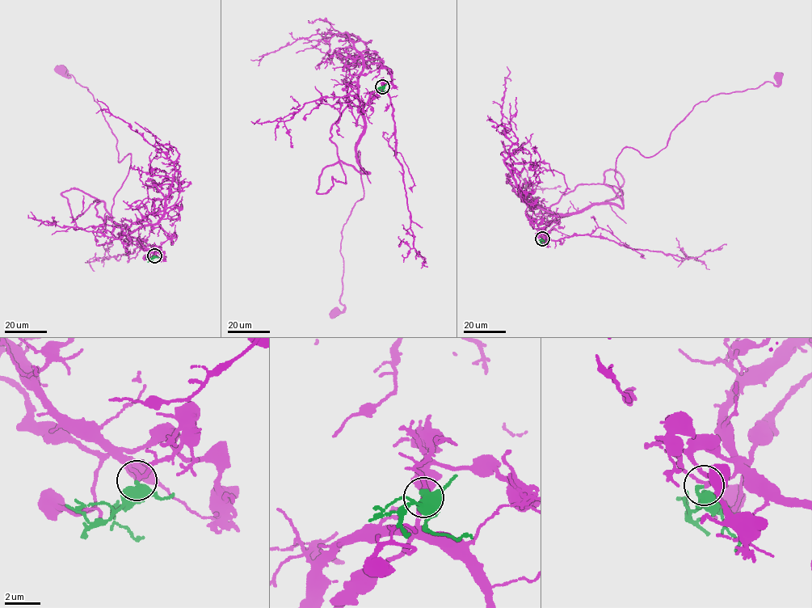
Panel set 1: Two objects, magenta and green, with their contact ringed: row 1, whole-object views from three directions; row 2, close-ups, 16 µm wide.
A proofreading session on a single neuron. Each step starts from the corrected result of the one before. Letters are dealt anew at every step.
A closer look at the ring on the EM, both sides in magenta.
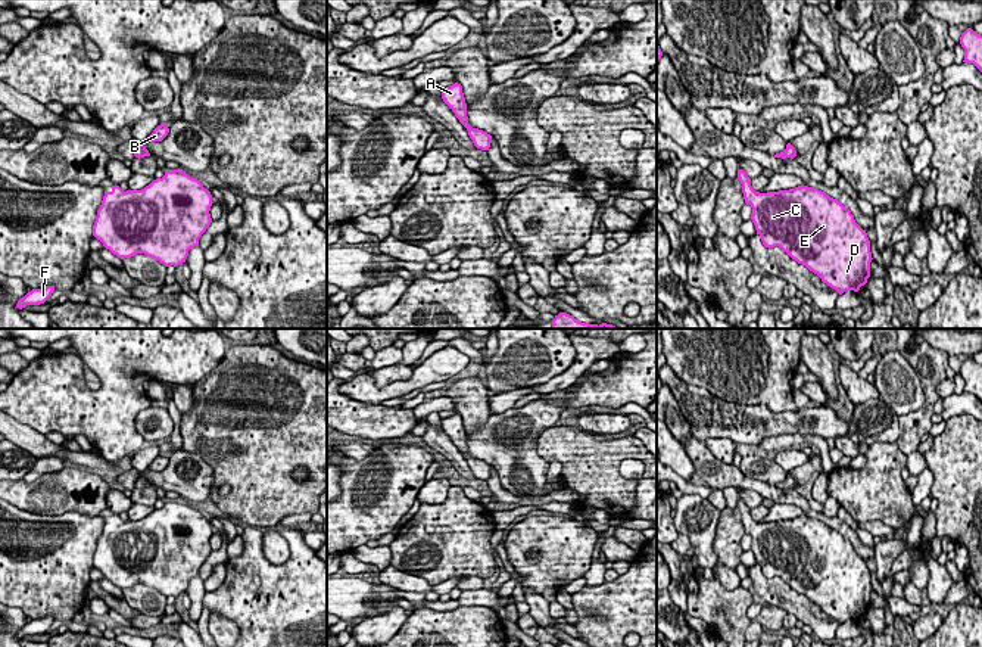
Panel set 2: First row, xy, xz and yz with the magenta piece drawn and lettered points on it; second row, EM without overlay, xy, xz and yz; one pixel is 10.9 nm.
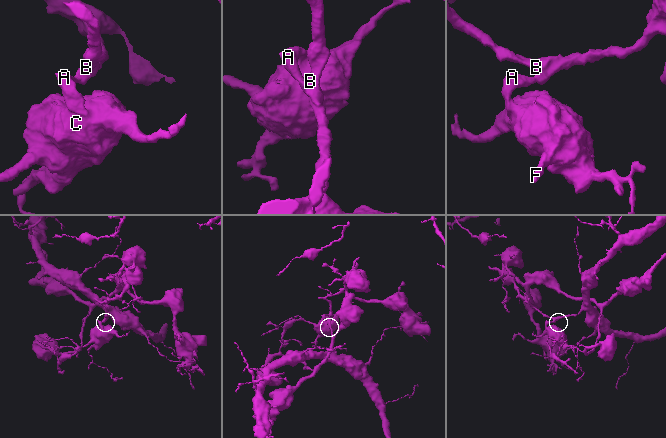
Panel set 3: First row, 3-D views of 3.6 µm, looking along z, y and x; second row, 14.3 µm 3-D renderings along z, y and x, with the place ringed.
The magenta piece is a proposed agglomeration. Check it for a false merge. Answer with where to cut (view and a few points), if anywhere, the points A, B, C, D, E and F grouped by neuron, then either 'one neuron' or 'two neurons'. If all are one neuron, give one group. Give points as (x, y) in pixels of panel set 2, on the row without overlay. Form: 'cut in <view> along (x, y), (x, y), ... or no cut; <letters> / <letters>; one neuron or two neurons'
no cut; A B C D E F; one neuron

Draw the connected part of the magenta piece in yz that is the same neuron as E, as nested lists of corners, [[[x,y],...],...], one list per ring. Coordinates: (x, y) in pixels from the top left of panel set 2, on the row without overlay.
[[[738,500],[745,534],[752,538],[751,550],[766,578],[779,576],[798,594],[817,604],[823,613],[839,625],[847,620],[858,622],[870,607],[870,570],[854,550],[854,545],[839,531],[819,519],[798,516],[789,520],[755,522],[751,508]]]

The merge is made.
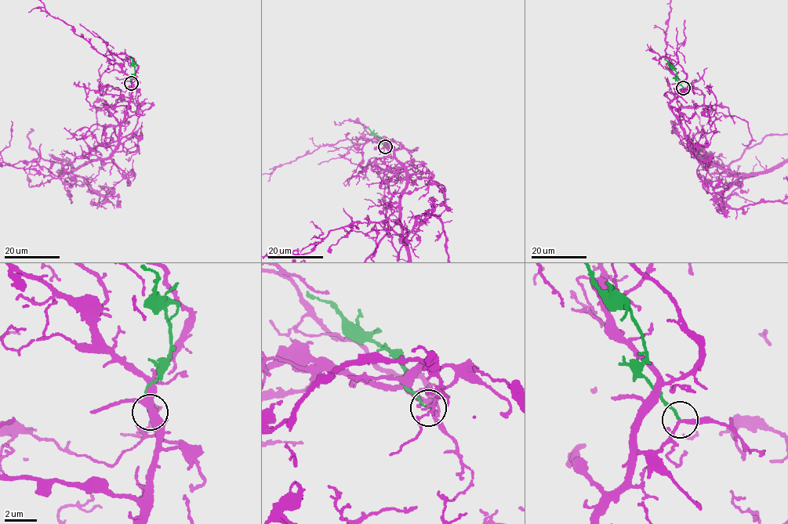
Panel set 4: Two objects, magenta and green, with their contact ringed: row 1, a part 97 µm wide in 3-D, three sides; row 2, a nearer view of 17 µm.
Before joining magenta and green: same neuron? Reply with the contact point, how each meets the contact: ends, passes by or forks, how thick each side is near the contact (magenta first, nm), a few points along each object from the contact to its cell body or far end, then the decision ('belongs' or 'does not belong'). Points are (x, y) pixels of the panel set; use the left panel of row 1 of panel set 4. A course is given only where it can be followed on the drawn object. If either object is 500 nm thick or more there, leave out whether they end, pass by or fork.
(131, 83) | magenta passes by | green ends | 200/150 nm | green via (131, 83), (135, 72), (130, 58) | does not belong

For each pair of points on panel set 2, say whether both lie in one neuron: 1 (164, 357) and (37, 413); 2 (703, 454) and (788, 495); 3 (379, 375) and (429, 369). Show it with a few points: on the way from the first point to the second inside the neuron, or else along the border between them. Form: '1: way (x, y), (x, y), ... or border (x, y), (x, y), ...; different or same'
1: way (130, 360), (94, 403), (71, 406); same
2: way (723, 475), (757, 485), (766, 491); same
3: border (414, 370), (408, 379), (392, 380), (382, 386); different

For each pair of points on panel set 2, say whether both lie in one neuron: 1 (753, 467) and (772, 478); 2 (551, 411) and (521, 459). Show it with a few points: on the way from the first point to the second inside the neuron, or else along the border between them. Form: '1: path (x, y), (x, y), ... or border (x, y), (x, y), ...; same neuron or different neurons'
1: path (757, 467), (767, 473); same neuron
2: path (539, 423), (521, 441), (521, 447); same neuron

